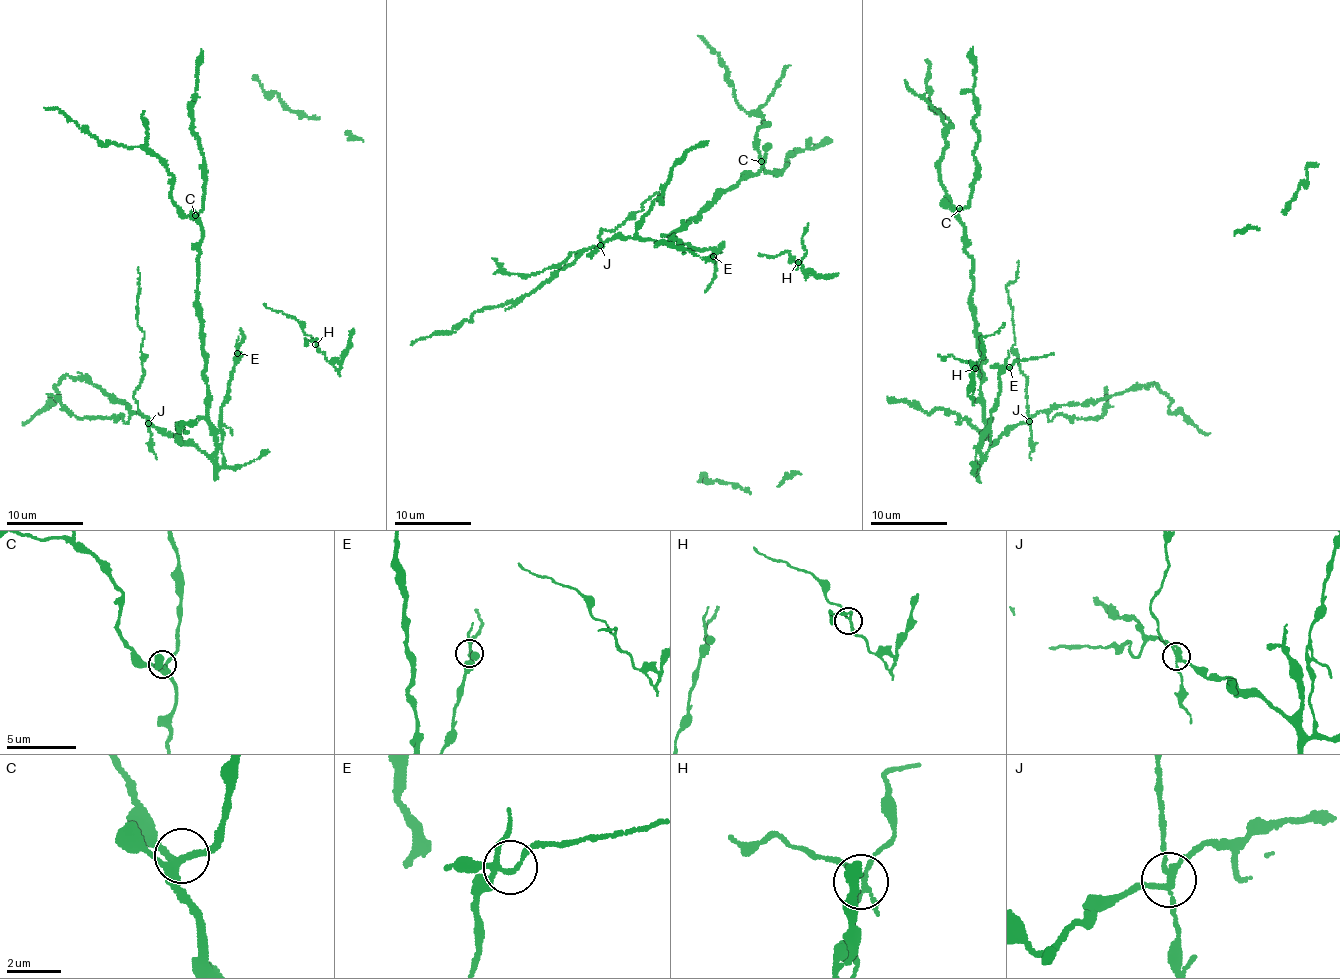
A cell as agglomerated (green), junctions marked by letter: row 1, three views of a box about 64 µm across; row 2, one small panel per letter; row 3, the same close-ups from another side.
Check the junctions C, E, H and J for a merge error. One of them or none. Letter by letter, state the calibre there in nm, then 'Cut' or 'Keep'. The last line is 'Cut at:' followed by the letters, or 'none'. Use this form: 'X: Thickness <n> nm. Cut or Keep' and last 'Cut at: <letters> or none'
C: Thickness 320 nm. Keep
E: Thickness 170 nm. Keep
H: Thickness 150 nm. Keep
J: Thickness 240 nm. Cut
Cut at: J

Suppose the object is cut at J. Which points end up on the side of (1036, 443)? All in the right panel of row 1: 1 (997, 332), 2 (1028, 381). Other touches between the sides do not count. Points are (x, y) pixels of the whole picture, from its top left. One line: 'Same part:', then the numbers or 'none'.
Same part: 2

